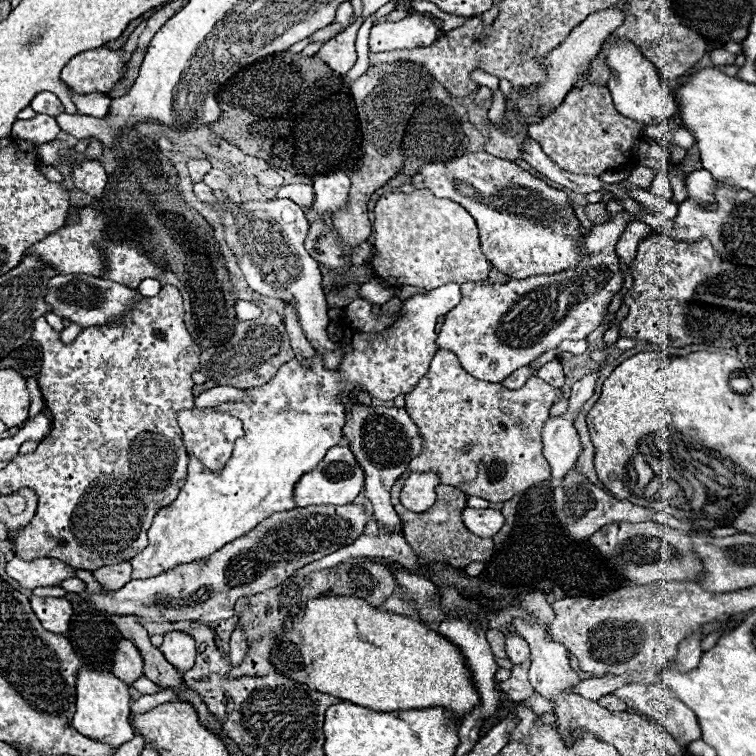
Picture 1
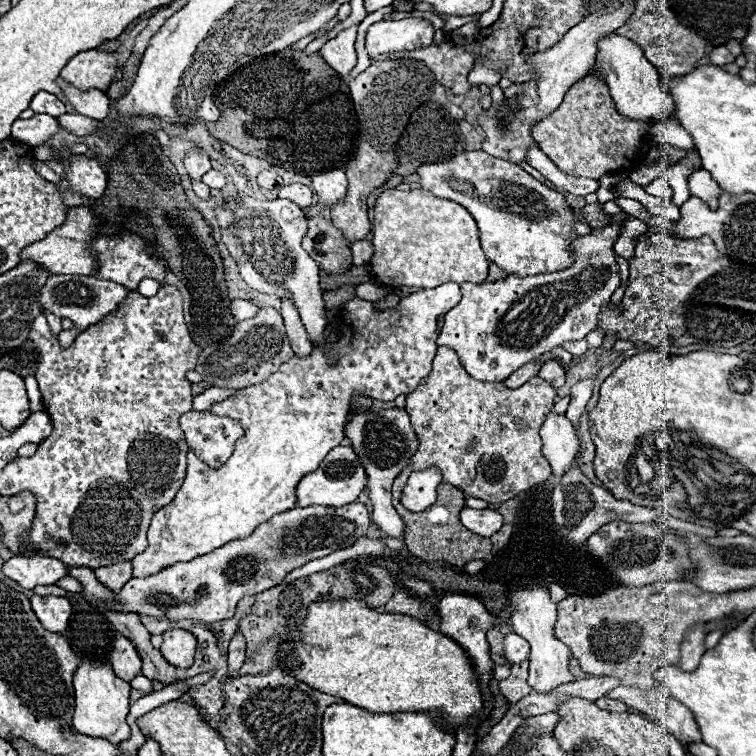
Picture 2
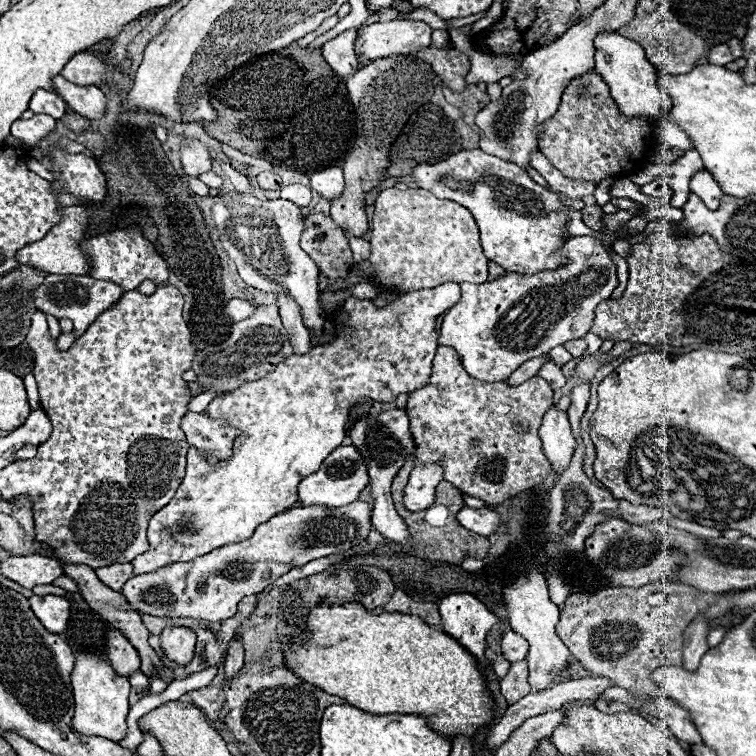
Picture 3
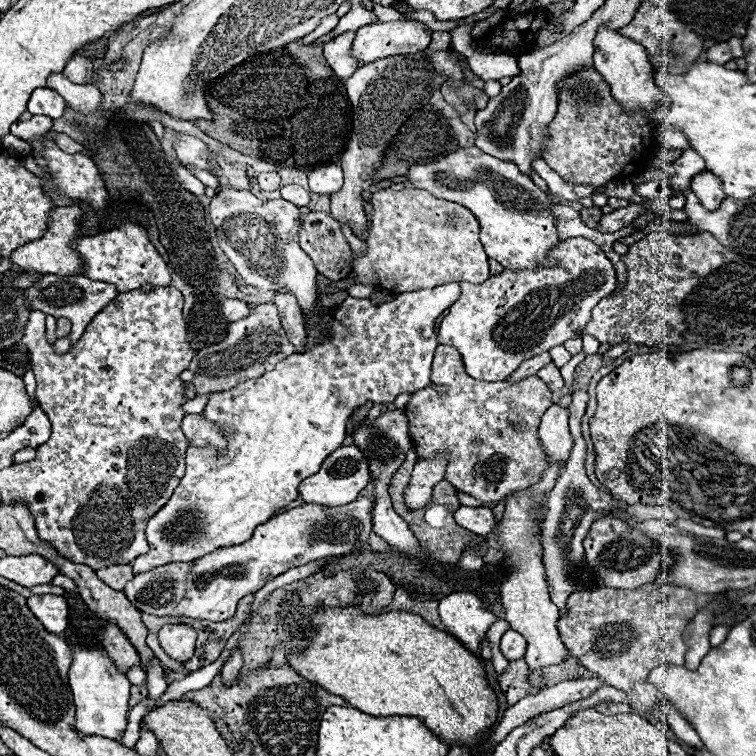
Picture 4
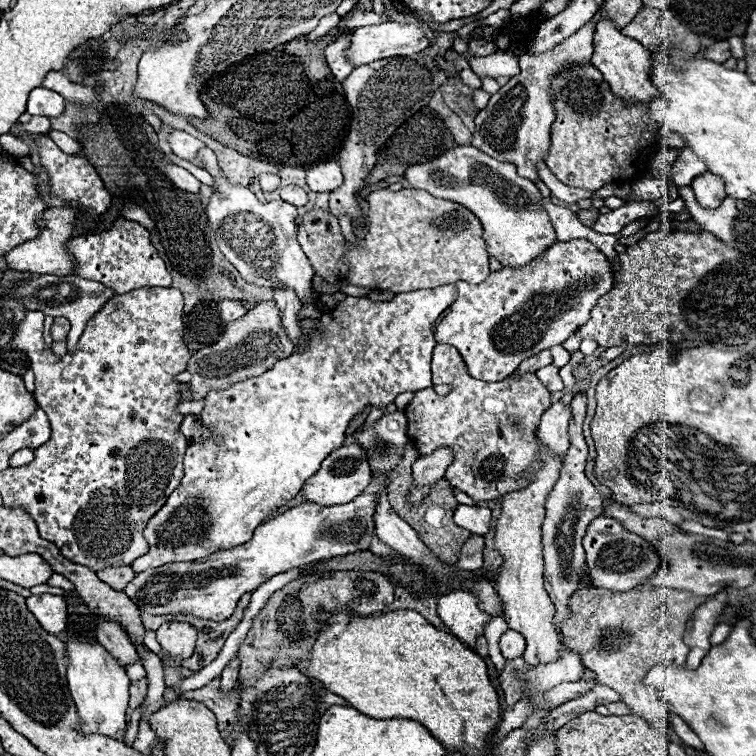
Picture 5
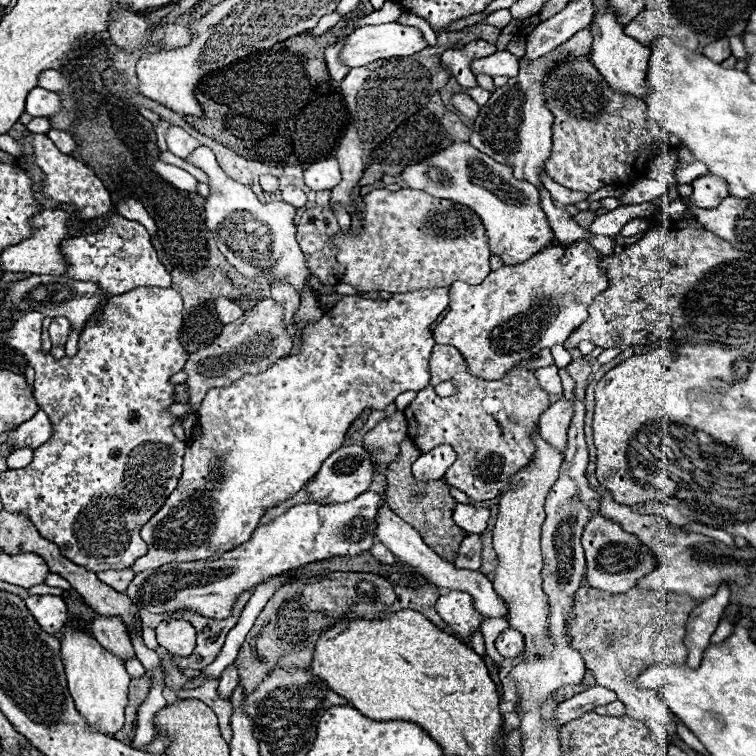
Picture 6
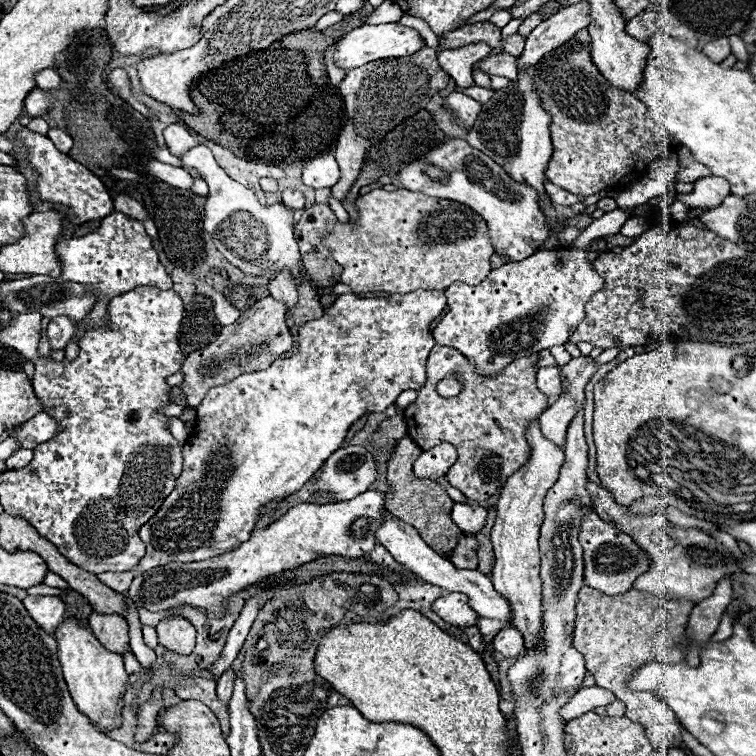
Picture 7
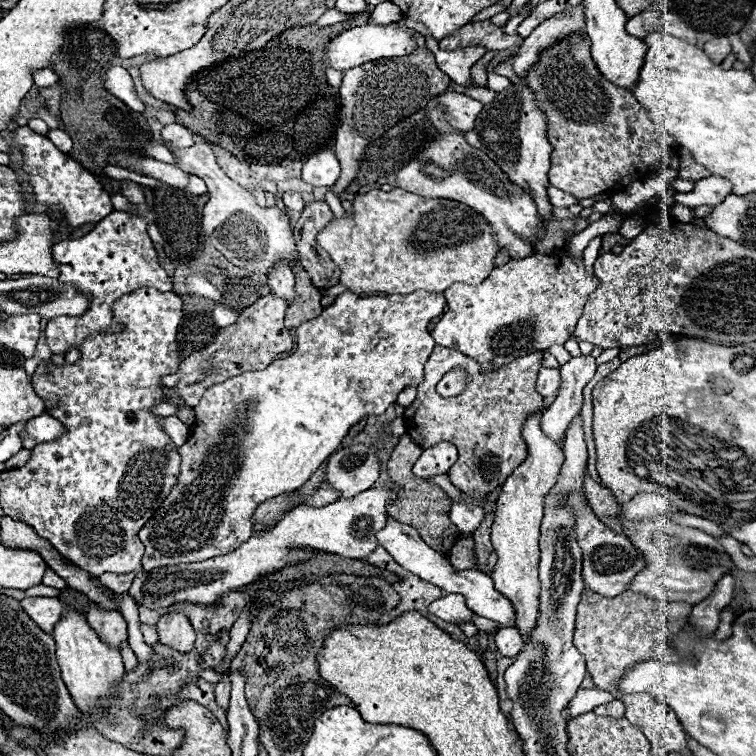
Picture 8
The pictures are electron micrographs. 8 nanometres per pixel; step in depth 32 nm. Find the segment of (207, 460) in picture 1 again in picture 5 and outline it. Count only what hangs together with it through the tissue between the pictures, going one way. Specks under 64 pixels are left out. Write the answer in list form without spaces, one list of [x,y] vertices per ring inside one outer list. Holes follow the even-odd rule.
[[[188,414],[188,416],[184,416],[184,420],[182,420],[182,434],[190,440],[190,442],[202,442],[204,440],[204,436],[208,438],[208,430],[206,430],[206,426],[200,422],[200,416],[196,416],[196,414]]]

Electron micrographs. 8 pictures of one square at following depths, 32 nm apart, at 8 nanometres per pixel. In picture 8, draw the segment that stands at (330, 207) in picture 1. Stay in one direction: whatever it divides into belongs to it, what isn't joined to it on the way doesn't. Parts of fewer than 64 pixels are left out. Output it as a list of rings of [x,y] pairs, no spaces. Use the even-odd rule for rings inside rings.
[[[326,146],[308,156],[302,168],[304,182],[312,186],[332,186],[340,178],[340,162],[336,154]]]

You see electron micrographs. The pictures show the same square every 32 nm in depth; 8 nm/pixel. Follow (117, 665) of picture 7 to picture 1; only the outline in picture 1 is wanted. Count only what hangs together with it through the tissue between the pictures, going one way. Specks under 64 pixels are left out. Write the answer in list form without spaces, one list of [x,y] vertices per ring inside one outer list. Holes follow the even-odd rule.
[[[82,666],[76,676],[76,712],[72,726],[94,740],[108,742],[110,746],[118,748],[120,744],[132,740],[134,732],[132,726],[128,724],[128,714],[130,714],[130,694],[128,694],[128,684],[118,680],[110,670],[106,668],[92,668],[92,666]]]

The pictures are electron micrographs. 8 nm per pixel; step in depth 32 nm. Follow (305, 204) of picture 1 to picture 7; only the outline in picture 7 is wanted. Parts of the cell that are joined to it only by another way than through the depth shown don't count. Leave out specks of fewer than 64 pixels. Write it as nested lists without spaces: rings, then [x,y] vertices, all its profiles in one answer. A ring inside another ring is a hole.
[[[284,190],[282,192],[282,202],[290,206],[292,210],[302,210],[304,208],[304,194],[298,190]]]

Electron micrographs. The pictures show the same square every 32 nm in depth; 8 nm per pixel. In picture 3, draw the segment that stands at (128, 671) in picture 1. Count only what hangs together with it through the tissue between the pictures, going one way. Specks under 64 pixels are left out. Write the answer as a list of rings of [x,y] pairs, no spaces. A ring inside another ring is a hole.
[[[110,628],[106,632],[106,652],[108,652],[112,666],[116,668],[120,676],[130,676],[134,670],[140,668],[140,656],[136,648],[116,628]]]

